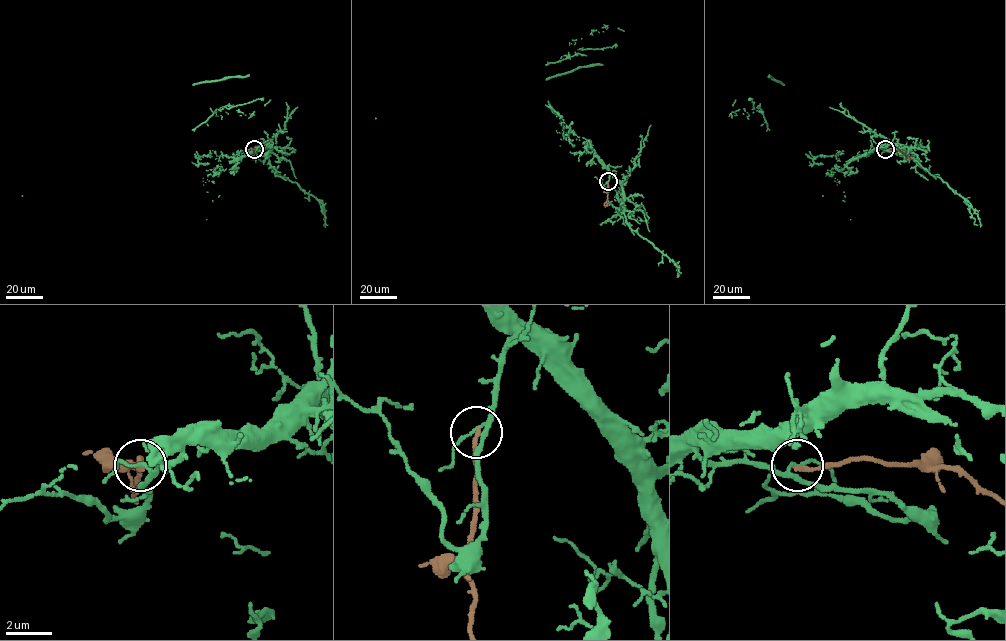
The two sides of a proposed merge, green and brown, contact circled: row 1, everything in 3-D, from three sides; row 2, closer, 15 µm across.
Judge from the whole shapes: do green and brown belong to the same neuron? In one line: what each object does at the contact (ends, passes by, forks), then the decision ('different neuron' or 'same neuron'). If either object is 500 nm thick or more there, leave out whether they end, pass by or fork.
green forks; brown ends; different neuron

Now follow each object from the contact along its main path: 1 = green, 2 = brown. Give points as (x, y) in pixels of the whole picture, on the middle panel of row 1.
1: (607, 181), (609, 170), (590, 143), (572, 130), (564, 136), (563, 120), (546, 105), (375, 118)
2: (607, 181), (607, 202), (612, 201)

